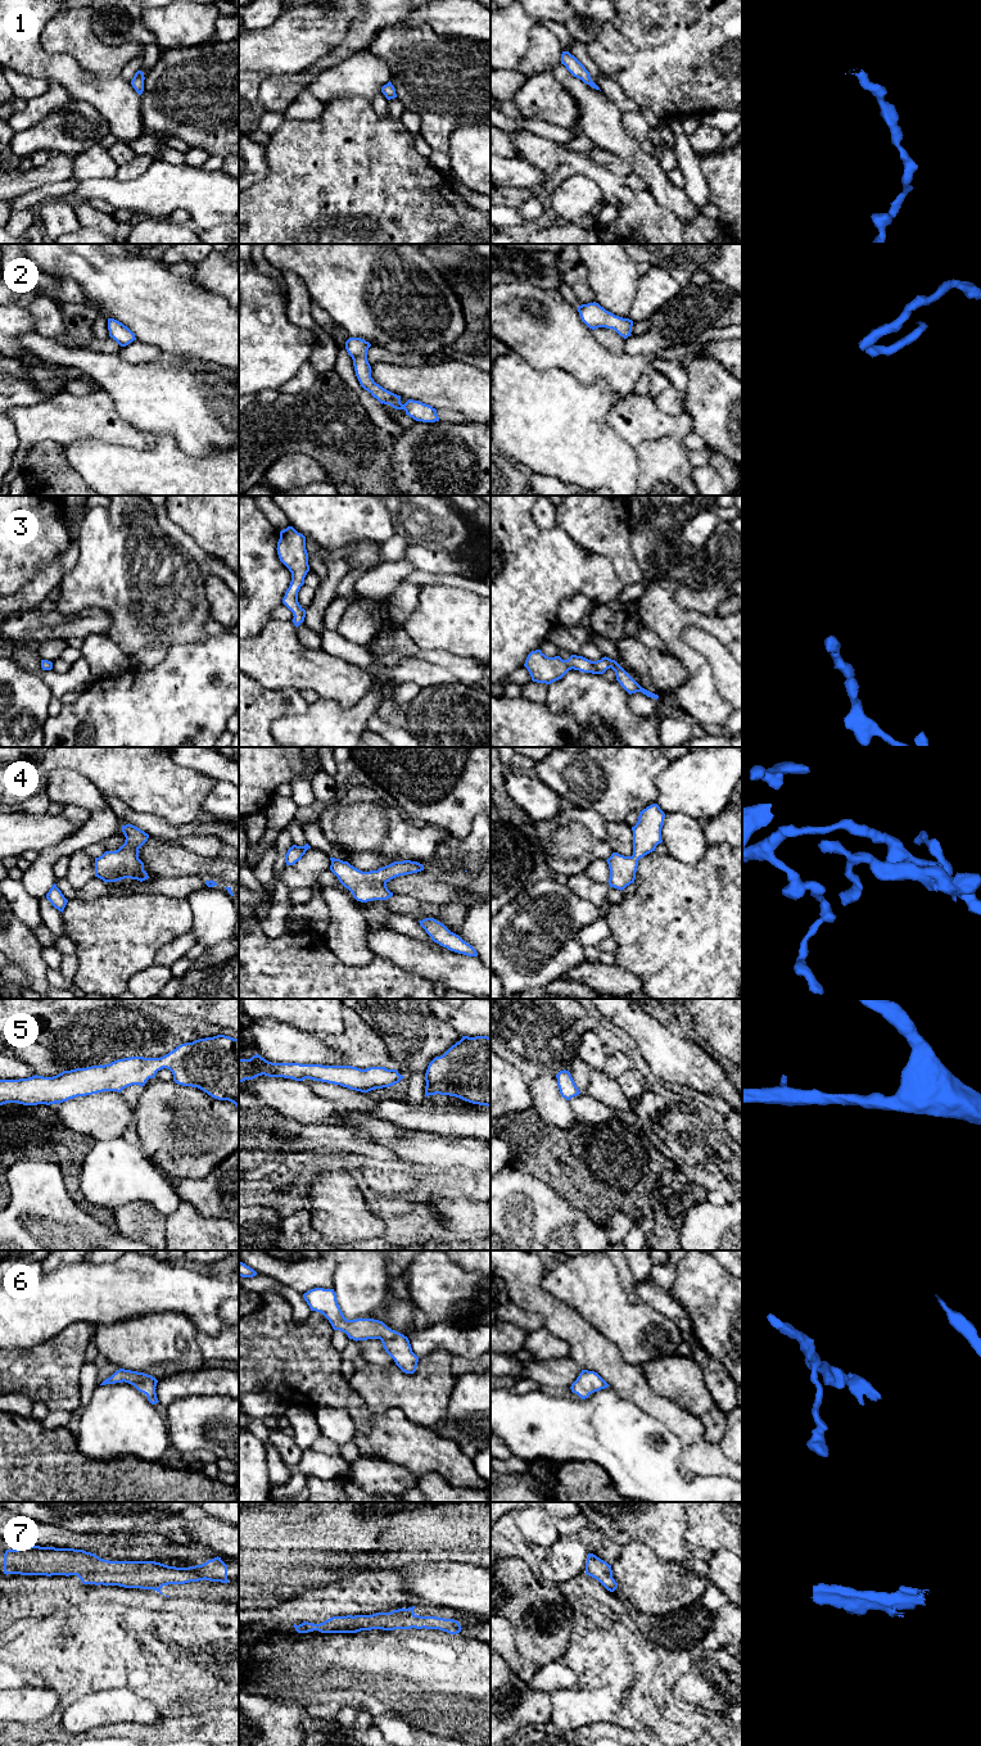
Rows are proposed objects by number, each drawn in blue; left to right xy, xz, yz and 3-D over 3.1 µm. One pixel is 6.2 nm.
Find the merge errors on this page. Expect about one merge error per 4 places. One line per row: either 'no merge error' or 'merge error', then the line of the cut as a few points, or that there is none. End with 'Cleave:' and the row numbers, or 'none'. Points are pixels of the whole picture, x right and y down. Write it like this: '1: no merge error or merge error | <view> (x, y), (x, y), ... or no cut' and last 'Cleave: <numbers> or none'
1: no merge error | no cut
2: no merge error | no cut
3: no merge error | no cut
4: no merge error | no cut
5: no merge error | no cut
6: no merge error | no cut
7: no merge error | no cut
Cleave: none

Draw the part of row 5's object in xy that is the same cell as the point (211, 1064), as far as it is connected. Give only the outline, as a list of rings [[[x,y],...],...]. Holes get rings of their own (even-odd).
[[[225,1035],[181,1044],[161,1058],[130,1057],[53,1077],[0,1080],[0,1105],[50,1105],[103,1091],[121,1093],[132,1085],[143,1087],[163,1068],[172,1072],[176,1084],[198,1087],[239,1108],[239,1039]]]

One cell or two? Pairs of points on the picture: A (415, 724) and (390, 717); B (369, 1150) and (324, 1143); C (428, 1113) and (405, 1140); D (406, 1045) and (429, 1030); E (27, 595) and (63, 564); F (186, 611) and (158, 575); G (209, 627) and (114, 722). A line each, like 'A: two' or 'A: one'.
A: two
B: one
C: one
D: one
E: one
F: one
G: two

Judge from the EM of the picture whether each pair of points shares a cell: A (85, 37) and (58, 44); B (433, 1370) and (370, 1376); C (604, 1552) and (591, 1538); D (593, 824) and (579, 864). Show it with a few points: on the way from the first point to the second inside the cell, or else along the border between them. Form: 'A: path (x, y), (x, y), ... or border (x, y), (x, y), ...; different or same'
A: path (78, 37), (64, 37); same
B: path (417, 1382), (385, 1382); same
C: path (601, 1548), (595, 1542); same
D: path (597, 835), (597, 849), (590, 856); same

